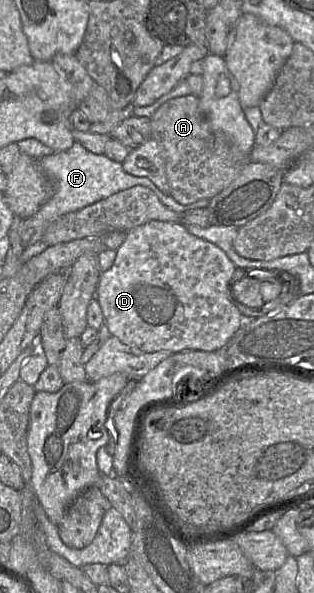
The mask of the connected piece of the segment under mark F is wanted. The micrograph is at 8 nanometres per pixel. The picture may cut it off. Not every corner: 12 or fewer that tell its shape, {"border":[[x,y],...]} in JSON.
{"border":[[76,141],[37,161],[52,197],[32,217],[30,244],[59,216],[137,185],[177,213],[207,208],[180,204],[148,178]]}

